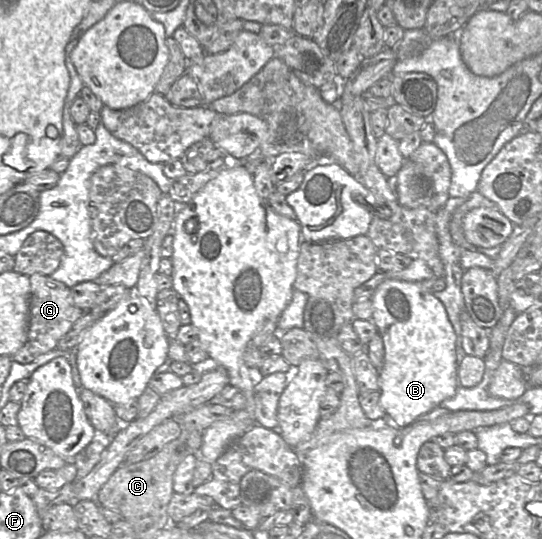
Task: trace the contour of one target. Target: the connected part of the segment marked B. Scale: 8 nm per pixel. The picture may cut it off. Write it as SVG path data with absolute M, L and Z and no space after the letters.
M387 279L378 286L371 300L372 320L384 345L384 365L379 370L380 406L399 427L407 427L420 415L429 413L456 394L459 387L457 335L444 304L433 293L424 290L421 283Z

